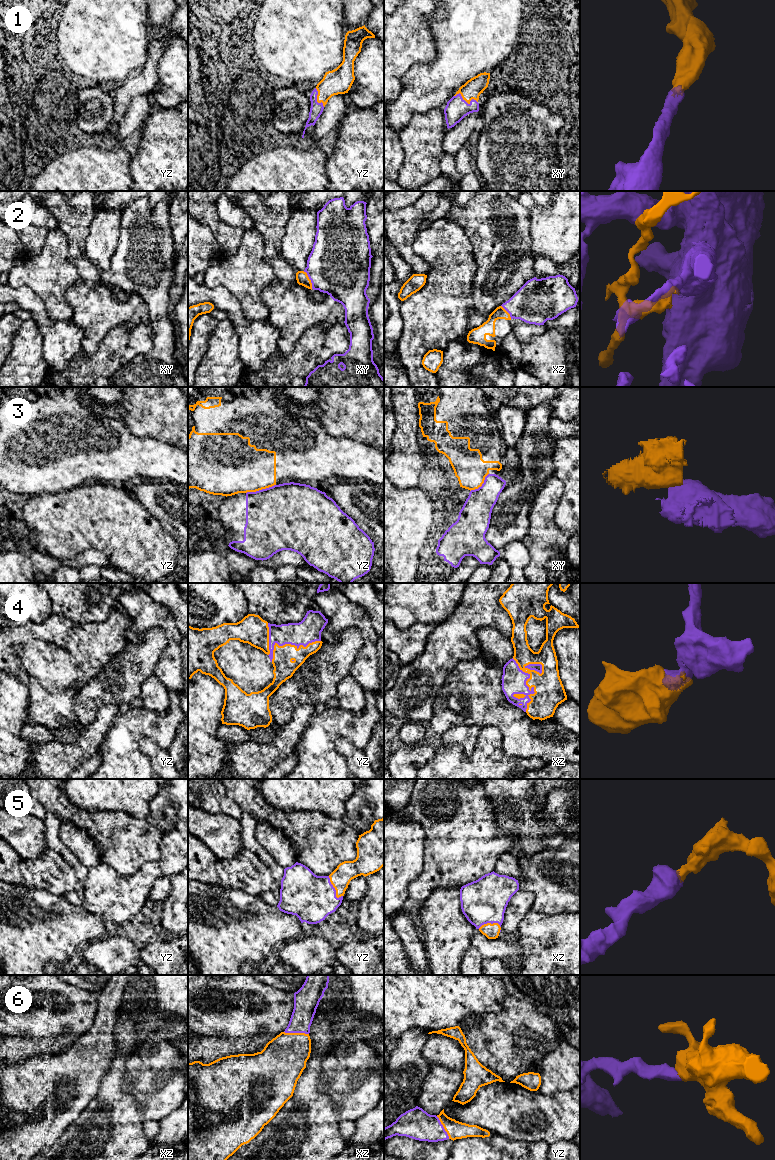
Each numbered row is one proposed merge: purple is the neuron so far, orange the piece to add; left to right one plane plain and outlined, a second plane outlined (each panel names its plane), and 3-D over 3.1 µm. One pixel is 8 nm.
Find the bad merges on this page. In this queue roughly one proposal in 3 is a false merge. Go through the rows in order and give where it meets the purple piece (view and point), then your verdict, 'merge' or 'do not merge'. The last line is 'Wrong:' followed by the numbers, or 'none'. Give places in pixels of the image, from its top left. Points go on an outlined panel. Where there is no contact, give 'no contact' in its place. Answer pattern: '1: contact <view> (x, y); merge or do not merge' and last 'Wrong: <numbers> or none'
1: contact xy (464, 100); merge
2: contact xy (309, 278); merge
3: contact yz (260, 490); do not merge
4: contact xz (527, 686); merge
5: contact yz (334, 889); merge
6: contact xz (296, 1032); merge
Wrong: 3

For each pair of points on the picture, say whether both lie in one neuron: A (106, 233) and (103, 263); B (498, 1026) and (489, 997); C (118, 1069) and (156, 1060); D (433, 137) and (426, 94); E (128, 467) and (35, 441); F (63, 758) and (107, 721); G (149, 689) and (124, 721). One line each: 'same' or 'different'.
A: same
B: different
C: different
D: different
E: same
F: same
G: different

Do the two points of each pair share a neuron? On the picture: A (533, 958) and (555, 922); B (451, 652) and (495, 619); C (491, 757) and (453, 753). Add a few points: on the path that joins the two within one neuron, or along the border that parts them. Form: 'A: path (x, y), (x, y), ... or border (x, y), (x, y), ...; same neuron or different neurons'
A: path (539, 949), (539, 943), (551, 931); same neuron
B: path (459, 640), (480, 619), (483, 619); same neuron
C: path (482, 760), (462, 760); same neuron

